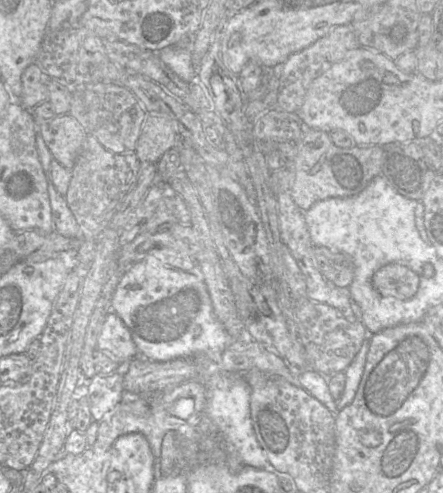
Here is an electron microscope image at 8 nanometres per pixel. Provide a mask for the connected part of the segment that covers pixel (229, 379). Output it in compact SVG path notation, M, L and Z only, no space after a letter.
M218 373L199 379L206 388L205 412L222 435L226 456L239 457L248 467L277 472L269 463L256 438L250 411L252 388L244 381L242 373Z

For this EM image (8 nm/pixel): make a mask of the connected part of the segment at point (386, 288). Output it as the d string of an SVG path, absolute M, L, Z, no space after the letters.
M389 263L372 276L373 288L383 297L400 300L412 298L419 287L419 276L405 265Z

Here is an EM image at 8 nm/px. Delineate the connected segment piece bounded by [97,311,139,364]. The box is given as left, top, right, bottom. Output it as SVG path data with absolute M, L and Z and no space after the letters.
M113 311L106 316L97 339L97 348L121 364L127 364L139 355L129 329Z

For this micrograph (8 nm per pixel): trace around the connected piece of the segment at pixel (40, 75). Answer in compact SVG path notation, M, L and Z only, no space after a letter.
M33 62L22 74L22 92L20 104L27 110L34 109L38 104L49 100L49 77Z

